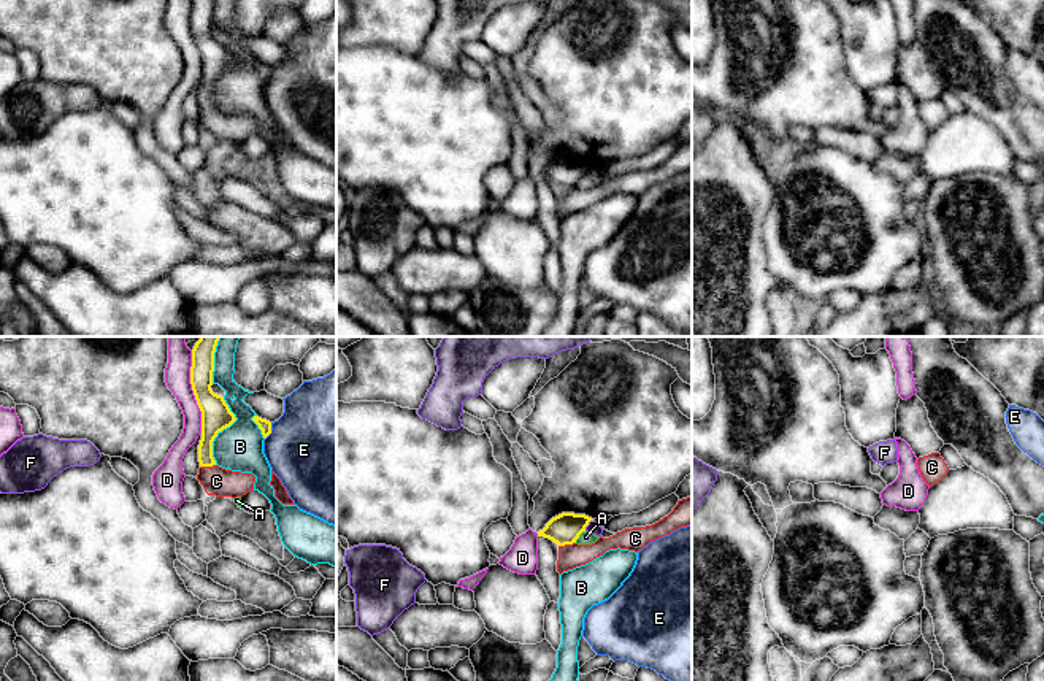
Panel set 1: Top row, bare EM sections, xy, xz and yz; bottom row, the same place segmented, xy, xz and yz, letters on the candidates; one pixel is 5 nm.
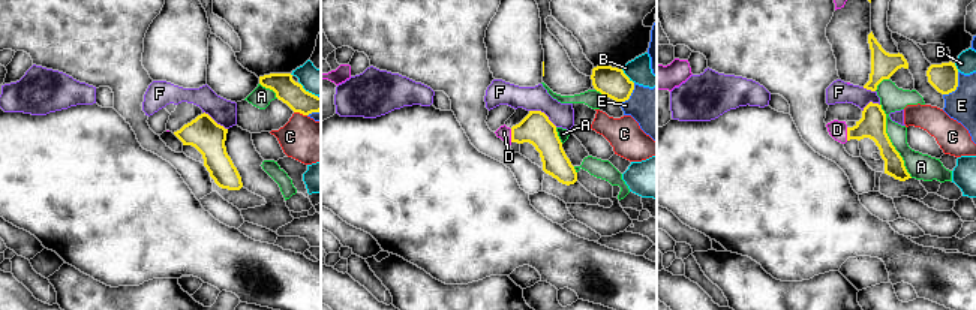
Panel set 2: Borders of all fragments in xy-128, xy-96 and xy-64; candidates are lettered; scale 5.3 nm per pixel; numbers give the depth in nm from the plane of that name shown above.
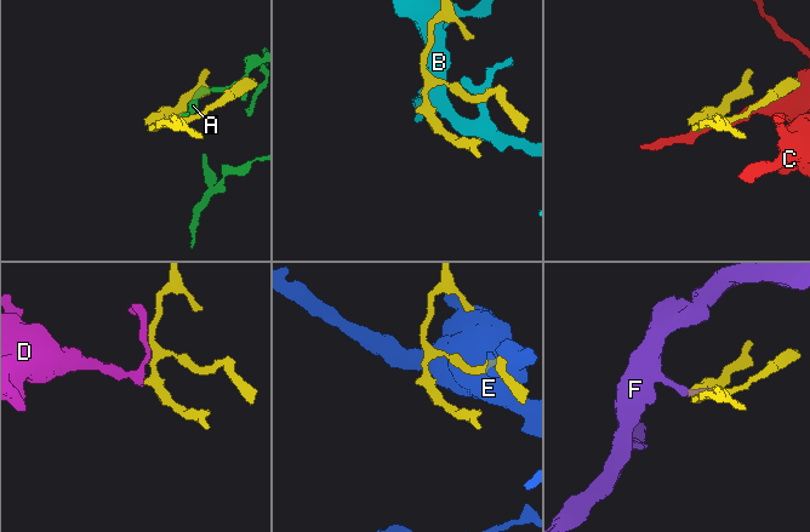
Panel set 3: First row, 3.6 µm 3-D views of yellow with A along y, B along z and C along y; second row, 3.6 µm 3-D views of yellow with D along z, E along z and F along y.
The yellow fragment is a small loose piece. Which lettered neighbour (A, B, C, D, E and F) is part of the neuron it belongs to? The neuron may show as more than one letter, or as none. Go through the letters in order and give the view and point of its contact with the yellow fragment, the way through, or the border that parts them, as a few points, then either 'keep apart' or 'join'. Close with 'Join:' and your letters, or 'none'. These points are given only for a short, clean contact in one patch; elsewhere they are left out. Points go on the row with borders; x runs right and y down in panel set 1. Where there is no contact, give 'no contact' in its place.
A: xz (578, 537) | keep apart
B: xy (222, 429) | keep apart
C: xz (567, 543) | keep apart
D: xy (194, 392) | join
E: xy (270, 430) | keep apart
F: xz (587, 524) | along xz (592, 519), (584, 530) | keep apart
Join: D

